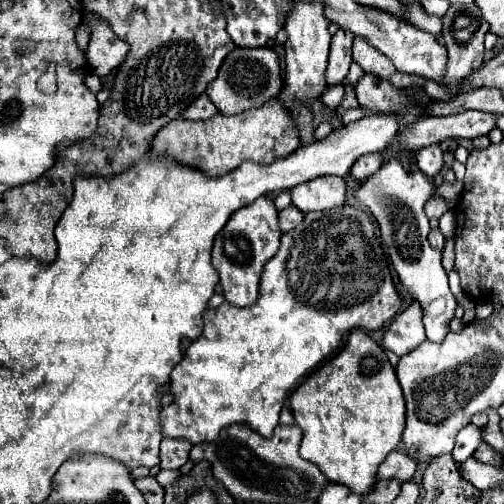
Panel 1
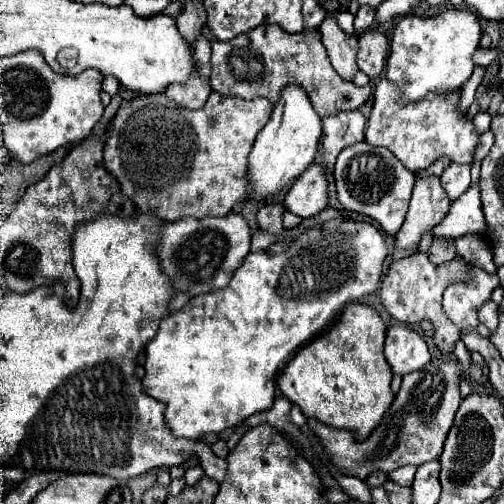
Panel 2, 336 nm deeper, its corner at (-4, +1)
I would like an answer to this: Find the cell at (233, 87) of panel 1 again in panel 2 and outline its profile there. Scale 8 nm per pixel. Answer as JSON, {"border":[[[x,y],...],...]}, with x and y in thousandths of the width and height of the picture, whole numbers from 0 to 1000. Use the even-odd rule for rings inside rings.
{"border":[[[514,50],[498,58],[498,65],[474,69],[458,81],[423,81],[419,97],[415,169],[435,188],[462,188],[478,196],[530,192],[538,204],[550,204],[562,169],[585,165],[609,181],[633,232],[649,232],[657,224],[704,220],[736,185],[736,169],[708,173],[665,145],[629,58],[569,65],[554,50]]]}

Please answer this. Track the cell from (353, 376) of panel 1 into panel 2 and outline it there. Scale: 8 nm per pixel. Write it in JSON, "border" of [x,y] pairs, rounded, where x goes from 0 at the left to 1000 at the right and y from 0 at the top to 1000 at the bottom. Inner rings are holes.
{"border":[[[696,601],[681,613],[673,637],[637,669],[605,685],[581,716],[562,732],[562,740],[550,748],[554,776],[589,804],[605,827],[629,831],[641,843],[665,847],[665,851],[692,851],[704,871],[728,871],[732,859],[752,843],[768,812],[784,796],[784,780],[776,772],[776,728],[760,704],[760,677],[764,677],[768,649],[760,645],[752,621],[740,609],[724,609],[716,601]]]}

